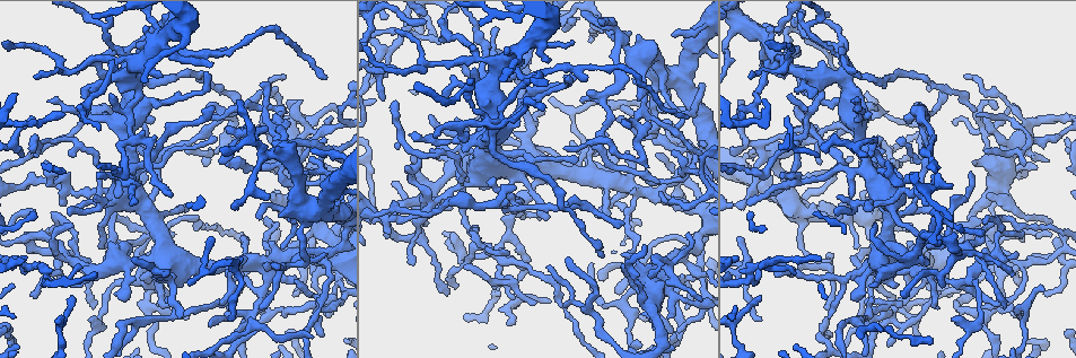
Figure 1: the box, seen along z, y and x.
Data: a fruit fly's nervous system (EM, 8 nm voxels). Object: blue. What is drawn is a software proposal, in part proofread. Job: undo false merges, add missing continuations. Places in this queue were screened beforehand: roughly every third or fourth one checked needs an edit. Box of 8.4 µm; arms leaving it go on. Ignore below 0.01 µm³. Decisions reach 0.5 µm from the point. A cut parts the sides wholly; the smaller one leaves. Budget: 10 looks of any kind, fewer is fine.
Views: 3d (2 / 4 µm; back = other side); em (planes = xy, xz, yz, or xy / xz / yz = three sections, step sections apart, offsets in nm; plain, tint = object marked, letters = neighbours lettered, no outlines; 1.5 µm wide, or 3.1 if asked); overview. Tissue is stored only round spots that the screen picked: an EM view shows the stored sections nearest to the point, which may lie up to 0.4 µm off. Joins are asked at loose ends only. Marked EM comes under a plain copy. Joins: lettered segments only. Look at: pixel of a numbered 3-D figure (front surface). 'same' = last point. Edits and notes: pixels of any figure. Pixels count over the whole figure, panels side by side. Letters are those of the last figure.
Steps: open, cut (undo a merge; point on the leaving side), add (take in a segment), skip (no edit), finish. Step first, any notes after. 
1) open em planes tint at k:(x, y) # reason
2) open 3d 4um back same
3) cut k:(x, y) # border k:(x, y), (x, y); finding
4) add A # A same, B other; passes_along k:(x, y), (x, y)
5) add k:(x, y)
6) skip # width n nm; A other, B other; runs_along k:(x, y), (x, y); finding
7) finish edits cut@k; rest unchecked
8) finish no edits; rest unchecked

open em planes letters at 1:(385, 98) # free end

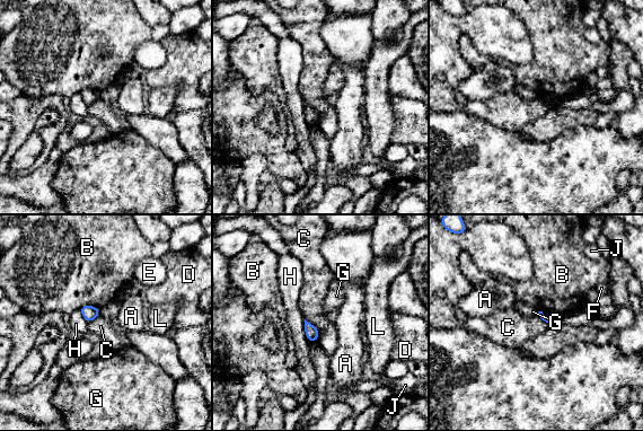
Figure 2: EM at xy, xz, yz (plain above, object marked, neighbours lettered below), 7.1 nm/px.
skip # A other, B other, C other, D other, E other, F other, G other, H other, J other, L other; border 2:(305, 318), (319, 332); none of them fits

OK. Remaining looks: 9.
open 3d 4um at 1:(844, 280) # calibre changes

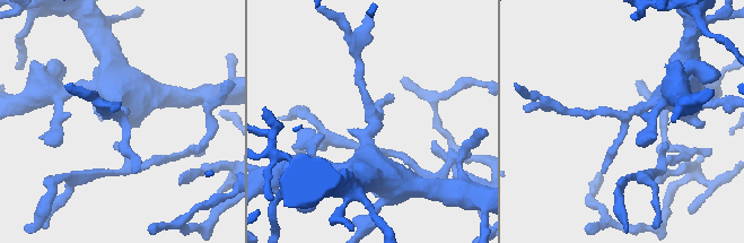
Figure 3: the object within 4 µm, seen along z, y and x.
open em xy step 8 tint at 3:(122, 114) # shape alone is not enough

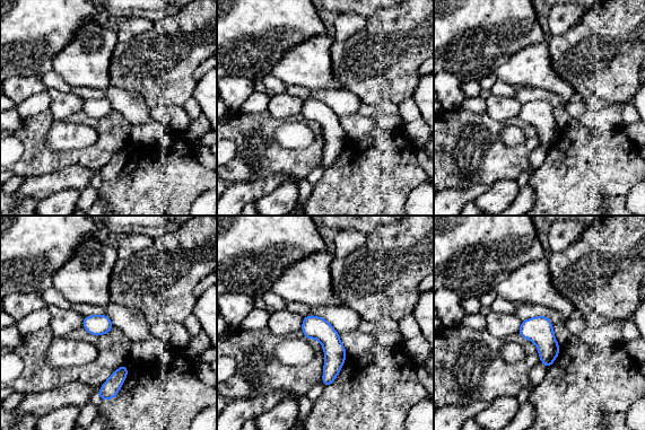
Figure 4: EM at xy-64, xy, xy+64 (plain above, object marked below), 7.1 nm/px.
open em planes letters same # another direction

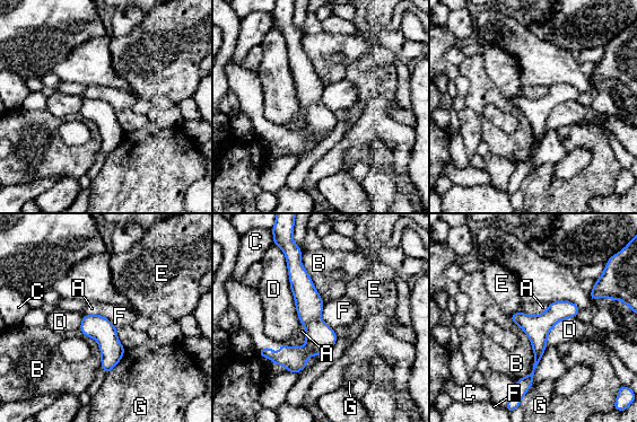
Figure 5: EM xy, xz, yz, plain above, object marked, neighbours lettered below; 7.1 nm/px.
skip # width 170 nm; longest_contact D 500 nm; A other, B other, C other, D other, E other, F other, G other; all the same neuron

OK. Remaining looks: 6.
open 3d 2um at 1:(690, 174) # three arms meet

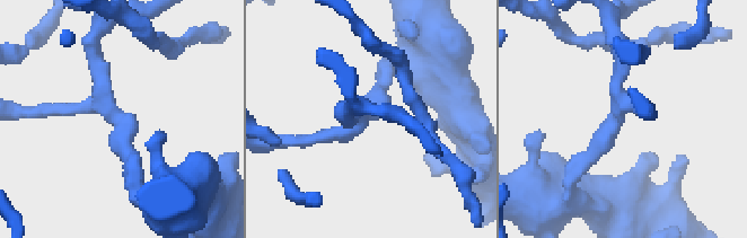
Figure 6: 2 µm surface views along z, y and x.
open em planes letters at 6:(117, 117) # arms 3

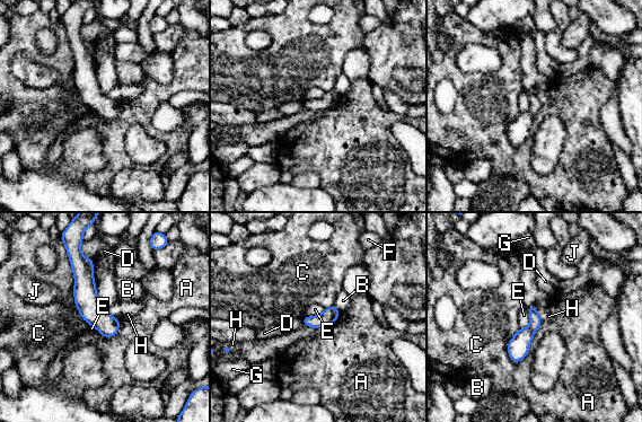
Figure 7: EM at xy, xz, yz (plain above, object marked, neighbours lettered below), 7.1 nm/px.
skip # width 110 nm; A other, B other, C other, D other, E other, F other, G other, H other, J other; border 7:(304, 324), (310, 327), (323, 327); one neuron here

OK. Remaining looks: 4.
open 3d 4um at 1:(676, 331)

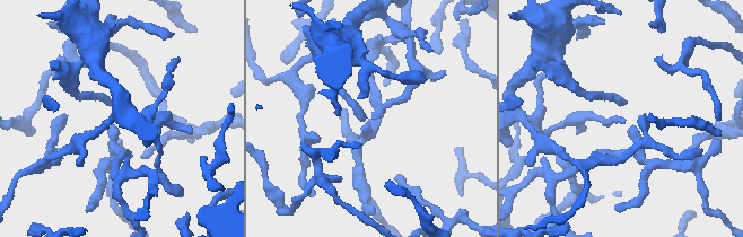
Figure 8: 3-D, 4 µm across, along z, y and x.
open em planes letters at 8:(373, 116) # shape alone is not enough

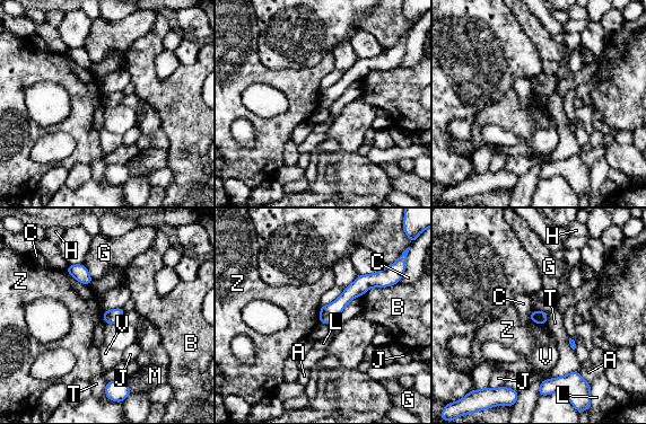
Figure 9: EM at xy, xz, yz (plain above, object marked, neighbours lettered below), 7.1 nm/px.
skip # width 90 nm; A other, B other, C other, G other, H other, J other, L other, M other, T other, V other, Z other; runs_along 9:(381, 281), (364, 282), (322, 319); no lettered segment goes on from it

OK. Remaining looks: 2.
finish no edits; rest unchecked

